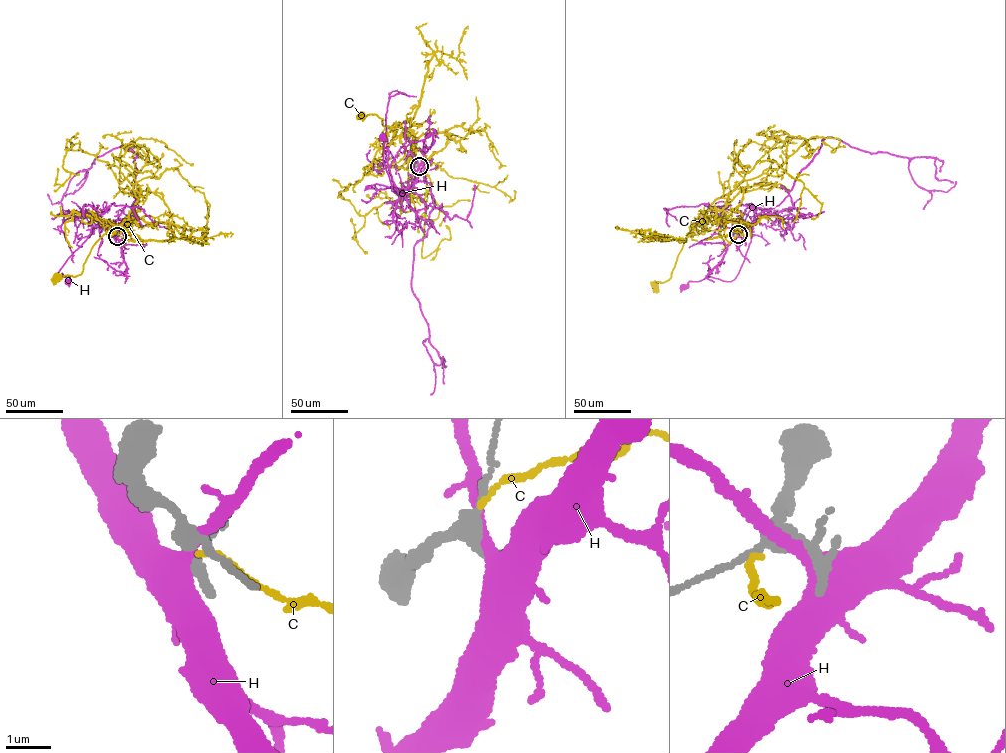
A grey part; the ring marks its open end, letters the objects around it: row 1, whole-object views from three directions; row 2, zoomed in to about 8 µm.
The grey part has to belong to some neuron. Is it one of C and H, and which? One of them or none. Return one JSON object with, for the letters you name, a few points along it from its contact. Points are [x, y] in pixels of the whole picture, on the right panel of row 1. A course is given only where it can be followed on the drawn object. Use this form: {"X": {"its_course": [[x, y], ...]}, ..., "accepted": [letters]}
{"accepted": []}

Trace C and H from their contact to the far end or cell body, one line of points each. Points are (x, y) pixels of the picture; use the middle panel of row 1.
C: (418, 164), (426, 156), (413, 149), (418, 137), (399, 126), (383, 126), (384, 120), (375, 114), (360, 115)
H: (418, 166), (415, 182), (410, 187), (400, 188), (401, 192), (392, 190), (383, 162), (382, 138)

